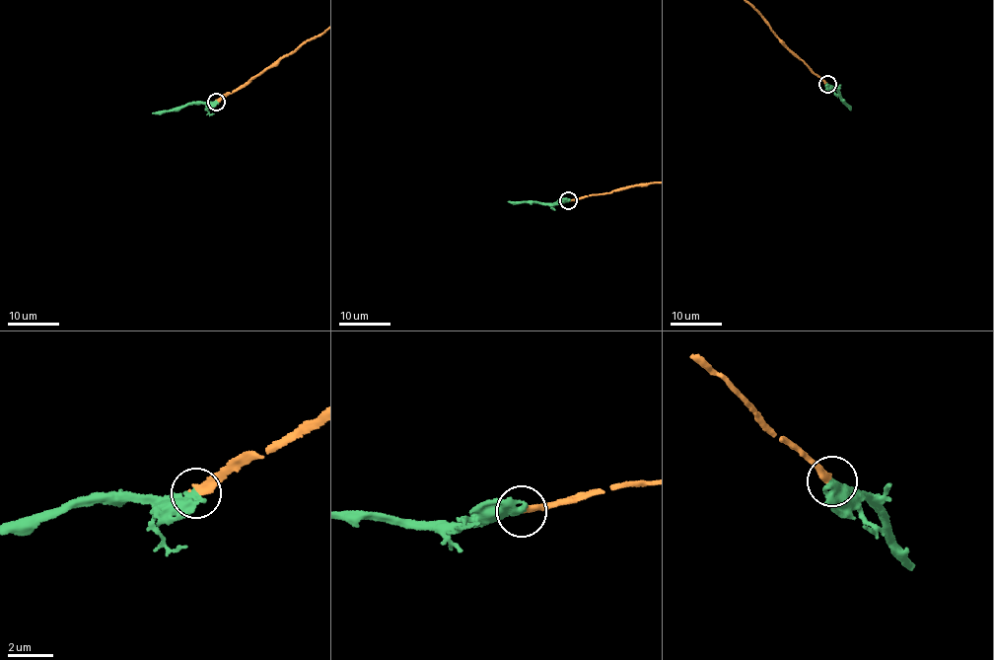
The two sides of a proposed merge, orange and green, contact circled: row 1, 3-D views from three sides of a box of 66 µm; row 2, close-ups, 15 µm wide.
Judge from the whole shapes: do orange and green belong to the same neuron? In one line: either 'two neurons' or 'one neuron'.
one neuron

